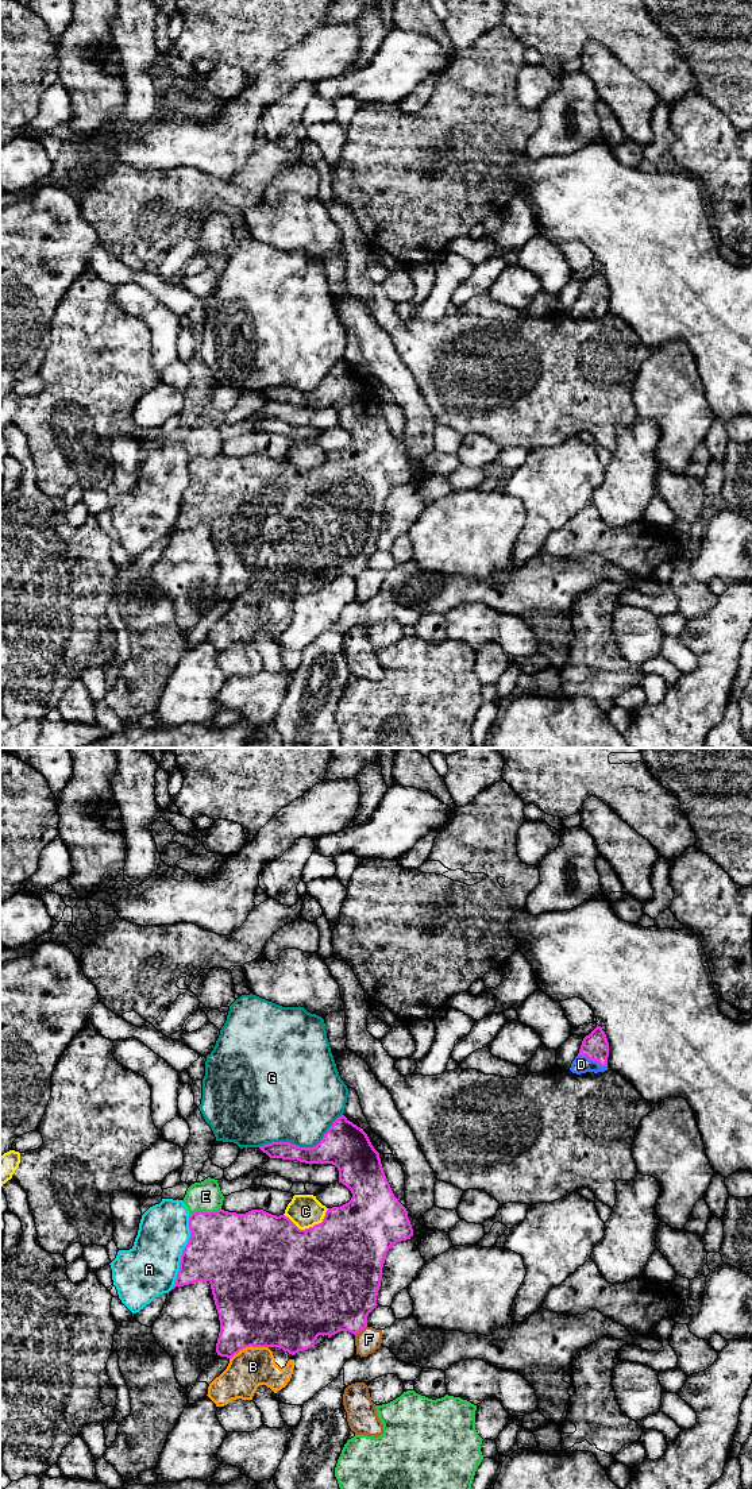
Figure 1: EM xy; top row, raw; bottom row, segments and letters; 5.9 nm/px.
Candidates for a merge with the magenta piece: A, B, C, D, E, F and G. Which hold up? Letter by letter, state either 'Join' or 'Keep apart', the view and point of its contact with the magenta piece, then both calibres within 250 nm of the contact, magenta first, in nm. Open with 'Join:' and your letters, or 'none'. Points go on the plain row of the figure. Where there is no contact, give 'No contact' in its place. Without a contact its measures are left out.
Join: D
A: Keep apart. Touches magenta at xy (182, 496). Thickness 440 nm (magenta) against 320 nm
B: Keep apart. Touches magenta at xy (249, 590). Thickness 480 nm (magenta) against 240 nm
C: Keep apart. Touches magenta at xy (309, 471). Thickness 500 nm (magenta) against 200 nm
D: Join. Touches magenta at xy (593, 304). Thickness 160 nm (magenta) against 100 nm
E: Keep apart. Touches magenta at xy (205, 456). Thickness 440 nm (magenta) against 180 nm
F: Keep apart. Touches magenta at xy (359, 574). Thickness 440 nm (magenta) against 150 nm
G: Keep apart. Touches magenta at xy (301, 392). Thickness 260 nm (magenta) against 440 nm

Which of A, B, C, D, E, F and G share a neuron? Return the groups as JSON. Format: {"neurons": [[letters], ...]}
{"neurons": [["A"], ["B"], ["C"], ["D"], ["E"], ["F"], ["G"]]}

